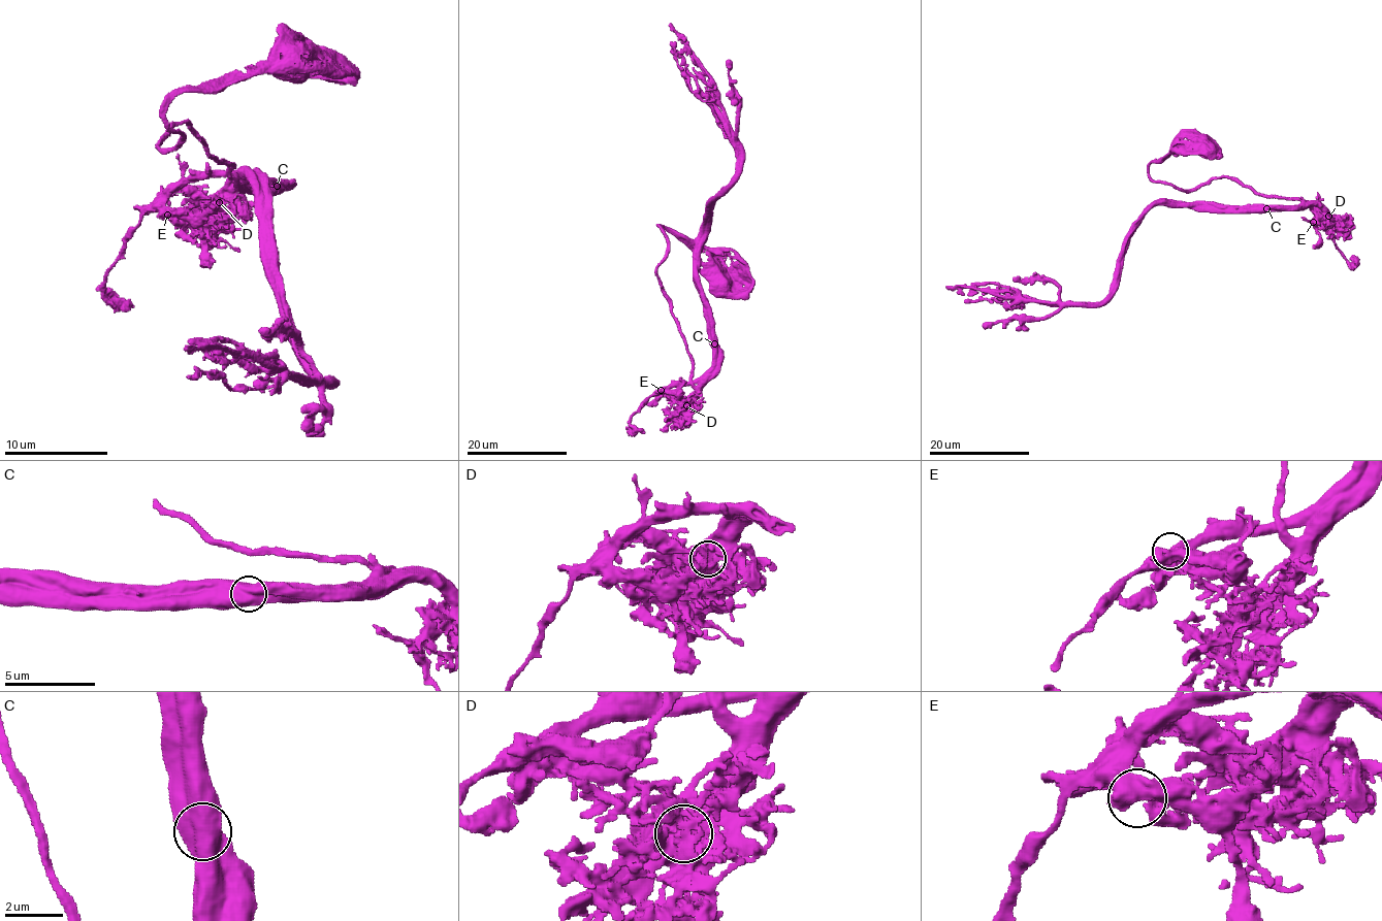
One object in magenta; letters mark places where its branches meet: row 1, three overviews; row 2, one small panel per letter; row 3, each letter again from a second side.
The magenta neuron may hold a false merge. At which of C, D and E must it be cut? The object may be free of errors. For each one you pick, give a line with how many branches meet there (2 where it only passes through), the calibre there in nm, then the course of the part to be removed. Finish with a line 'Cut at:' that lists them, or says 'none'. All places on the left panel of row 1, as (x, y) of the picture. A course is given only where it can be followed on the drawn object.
C: 2 branches meet; 900 nm thick; foreign part runs (276, 187), (248, 189), (239, 182), (245, 176), (255, 192), (294, 354), (330, 383), (239, 352)
Cut at: C

